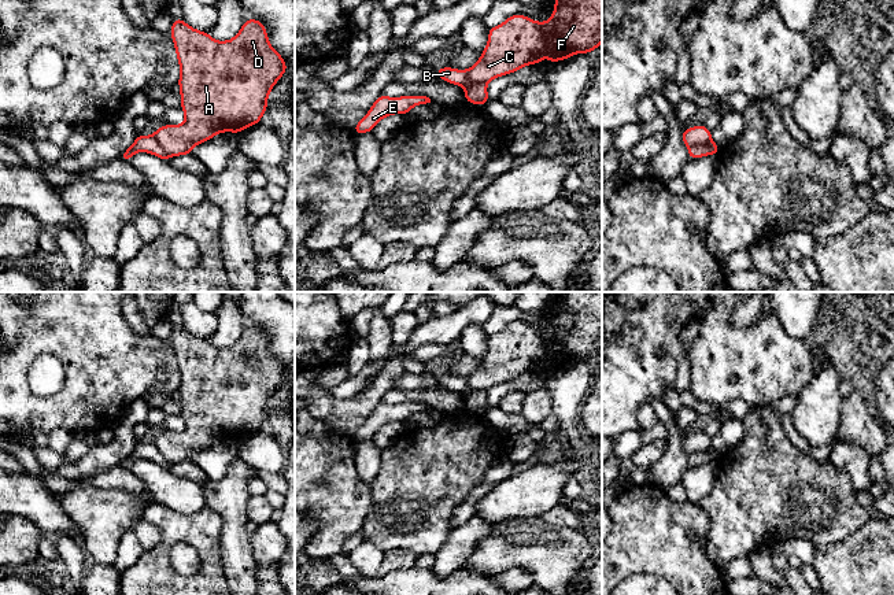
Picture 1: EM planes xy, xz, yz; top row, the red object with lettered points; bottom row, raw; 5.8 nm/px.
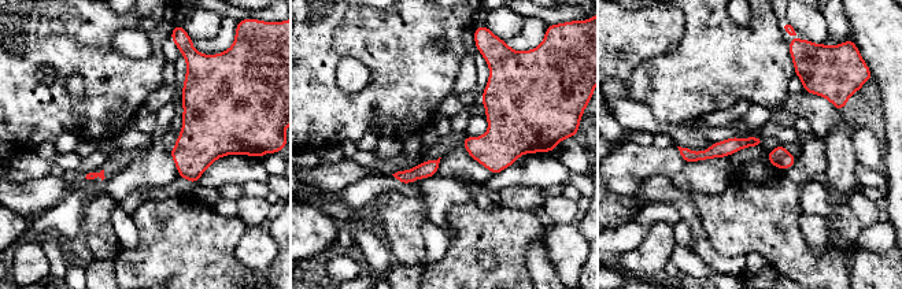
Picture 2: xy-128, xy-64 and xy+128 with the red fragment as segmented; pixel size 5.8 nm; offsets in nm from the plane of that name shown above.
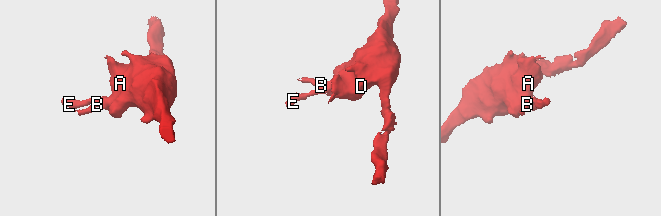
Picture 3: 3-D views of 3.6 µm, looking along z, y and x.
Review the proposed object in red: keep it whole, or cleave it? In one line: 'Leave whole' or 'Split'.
Split

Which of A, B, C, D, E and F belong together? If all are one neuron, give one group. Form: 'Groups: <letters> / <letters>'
Groups: A C D E F / B

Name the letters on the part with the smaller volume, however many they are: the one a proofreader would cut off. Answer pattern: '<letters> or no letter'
B

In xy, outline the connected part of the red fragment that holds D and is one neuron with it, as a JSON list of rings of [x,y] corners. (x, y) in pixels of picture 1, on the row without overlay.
[[[174,325],[170,343],[180,370],[178,393],[185,429],[163,432],[152,441],[170,463],[192,462],[195,452],[219,440],[239,441],[243,436],[261,430],[270,398],[288,378],[285,367],[269,350],[262,329],[247,326],[232,347],[217,348],[208,339],[196,337],[181,325]]]

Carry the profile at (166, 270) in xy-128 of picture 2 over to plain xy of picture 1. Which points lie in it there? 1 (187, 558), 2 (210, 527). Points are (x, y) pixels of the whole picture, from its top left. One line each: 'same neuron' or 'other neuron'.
1: other neuron
2: same neuron

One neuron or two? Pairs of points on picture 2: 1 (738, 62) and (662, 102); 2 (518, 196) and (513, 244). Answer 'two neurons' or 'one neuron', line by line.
1: one neuron
2: two neurons

